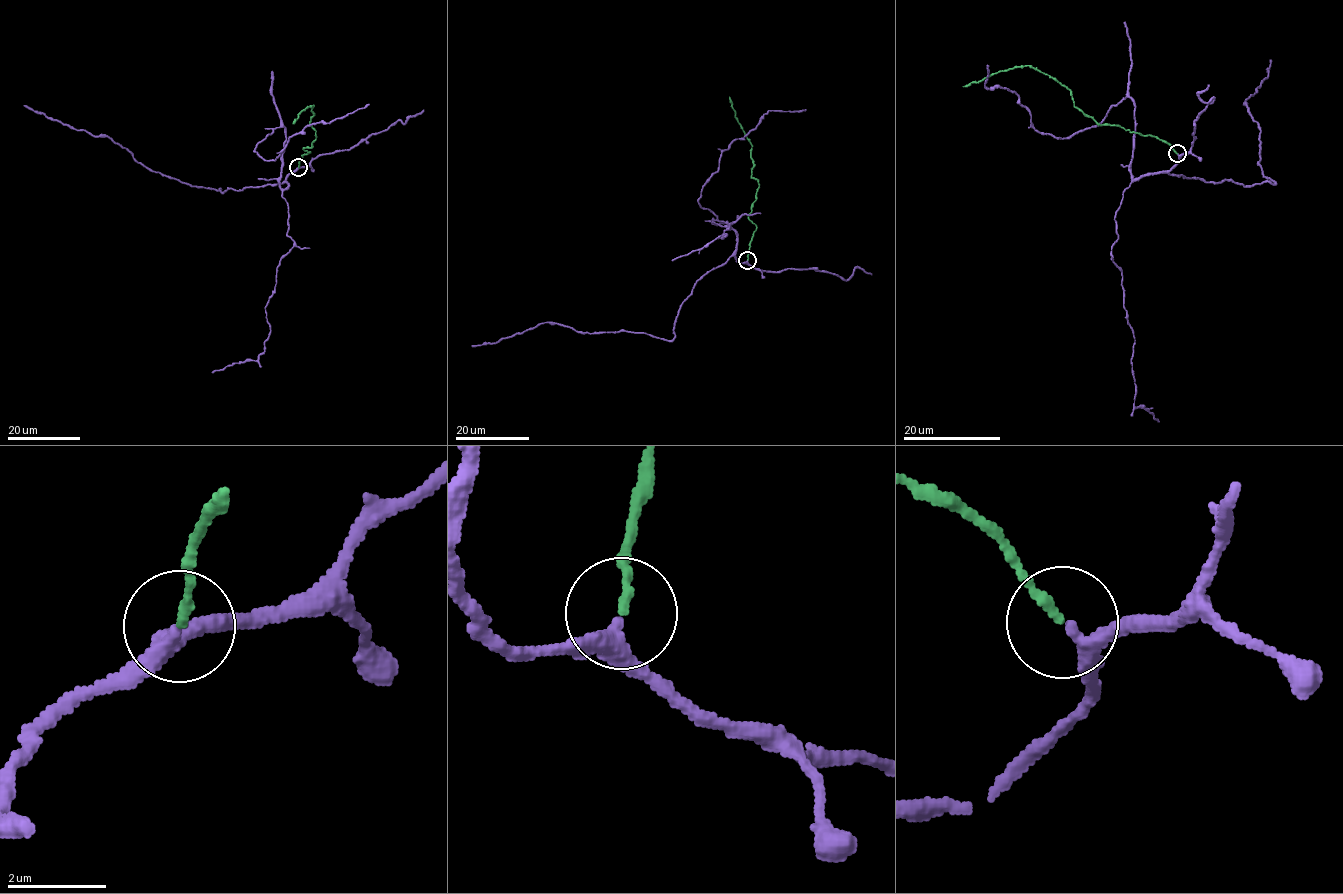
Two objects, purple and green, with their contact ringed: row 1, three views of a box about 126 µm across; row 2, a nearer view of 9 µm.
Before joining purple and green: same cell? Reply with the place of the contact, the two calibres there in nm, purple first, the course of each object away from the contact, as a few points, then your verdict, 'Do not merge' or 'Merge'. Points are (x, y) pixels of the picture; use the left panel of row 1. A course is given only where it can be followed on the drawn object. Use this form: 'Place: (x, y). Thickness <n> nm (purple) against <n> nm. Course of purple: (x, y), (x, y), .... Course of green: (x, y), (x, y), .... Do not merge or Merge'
Place: (298, 167). Thickness 280 nm (purple) against 170 nm. Course of purple: (298, 167), (281, 183), (242, 190), (190, 186), (151, 171), (107, 136), (75, 130), (23, 105). Course of green: (298, 167), (303, 154), (310, 152), (303, 149), (311, 147), (315, 139), (310, 123), (312, 105), (293, 123). Merge

